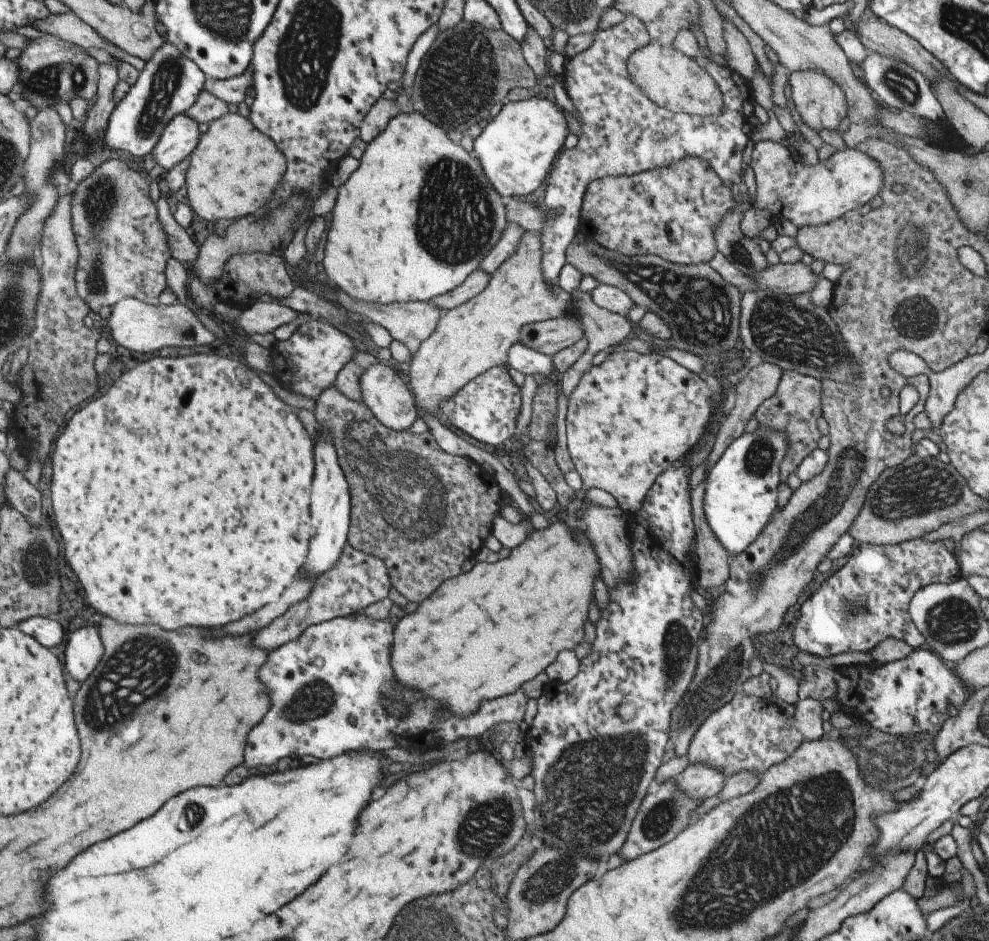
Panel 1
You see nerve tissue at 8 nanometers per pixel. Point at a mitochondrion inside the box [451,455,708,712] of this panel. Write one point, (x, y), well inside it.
(676, 642)

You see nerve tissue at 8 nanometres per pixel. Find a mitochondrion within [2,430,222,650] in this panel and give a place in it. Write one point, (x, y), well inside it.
(37, 565)

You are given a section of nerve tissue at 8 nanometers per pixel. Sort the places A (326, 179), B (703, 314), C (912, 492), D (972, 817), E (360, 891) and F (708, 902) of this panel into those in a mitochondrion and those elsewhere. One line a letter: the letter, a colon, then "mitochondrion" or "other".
A: other
B: mitochondrion
C: mitochondrion
D: other
E: other
F: mitochondrion

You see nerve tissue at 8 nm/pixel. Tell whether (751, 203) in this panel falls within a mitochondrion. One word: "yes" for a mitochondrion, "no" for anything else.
no

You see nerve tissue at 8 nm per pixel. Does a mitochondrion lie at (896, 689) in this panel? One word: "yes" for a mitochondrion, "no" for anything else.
no

